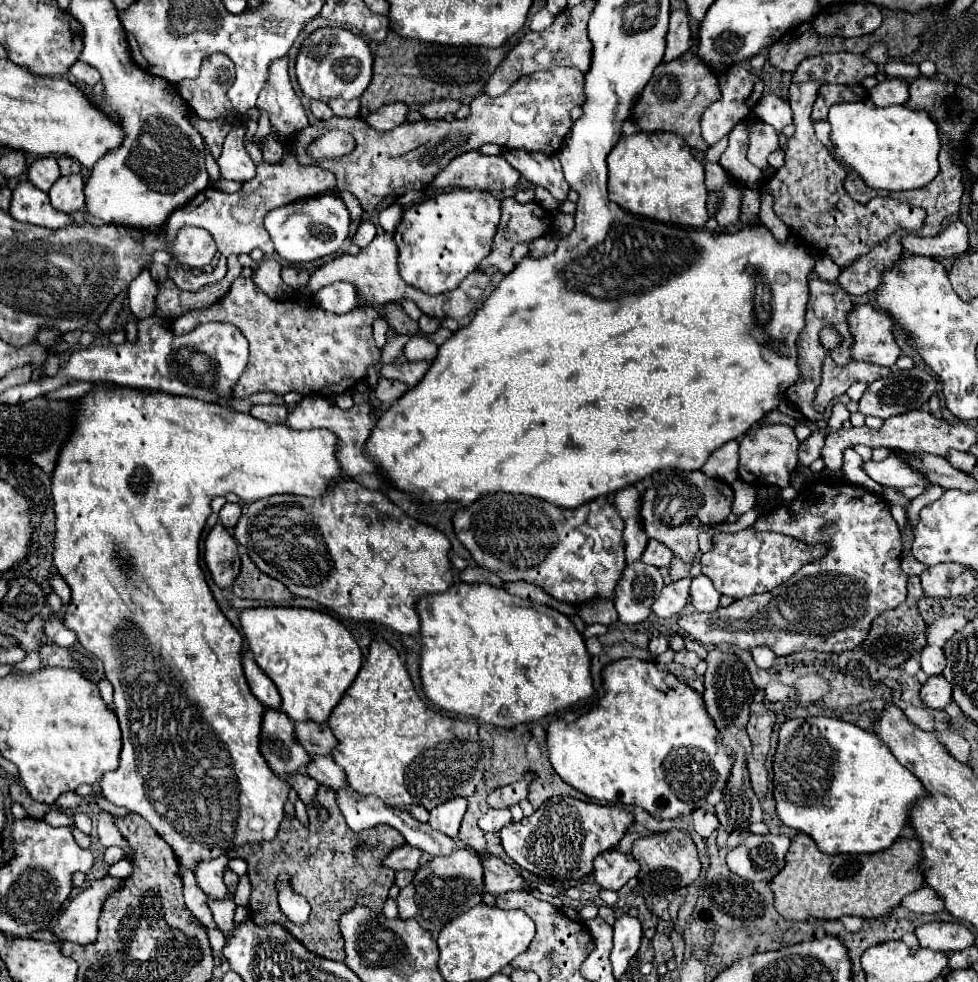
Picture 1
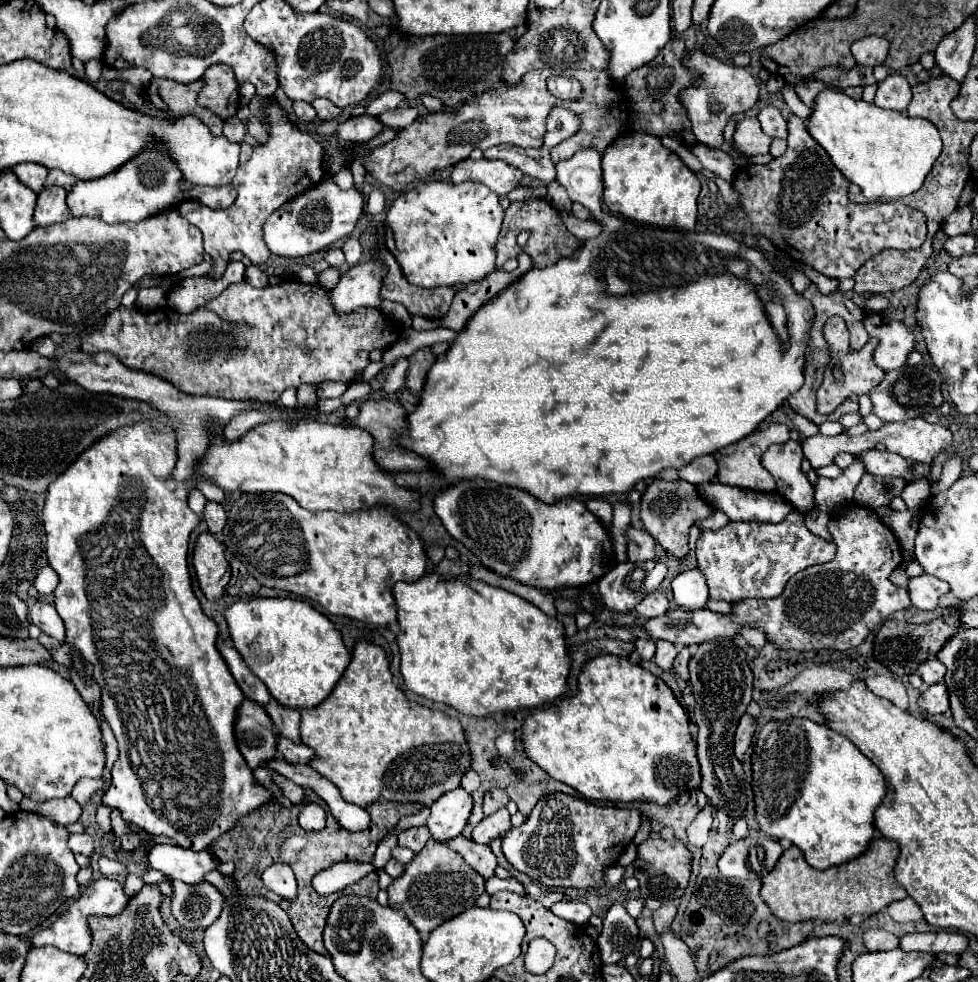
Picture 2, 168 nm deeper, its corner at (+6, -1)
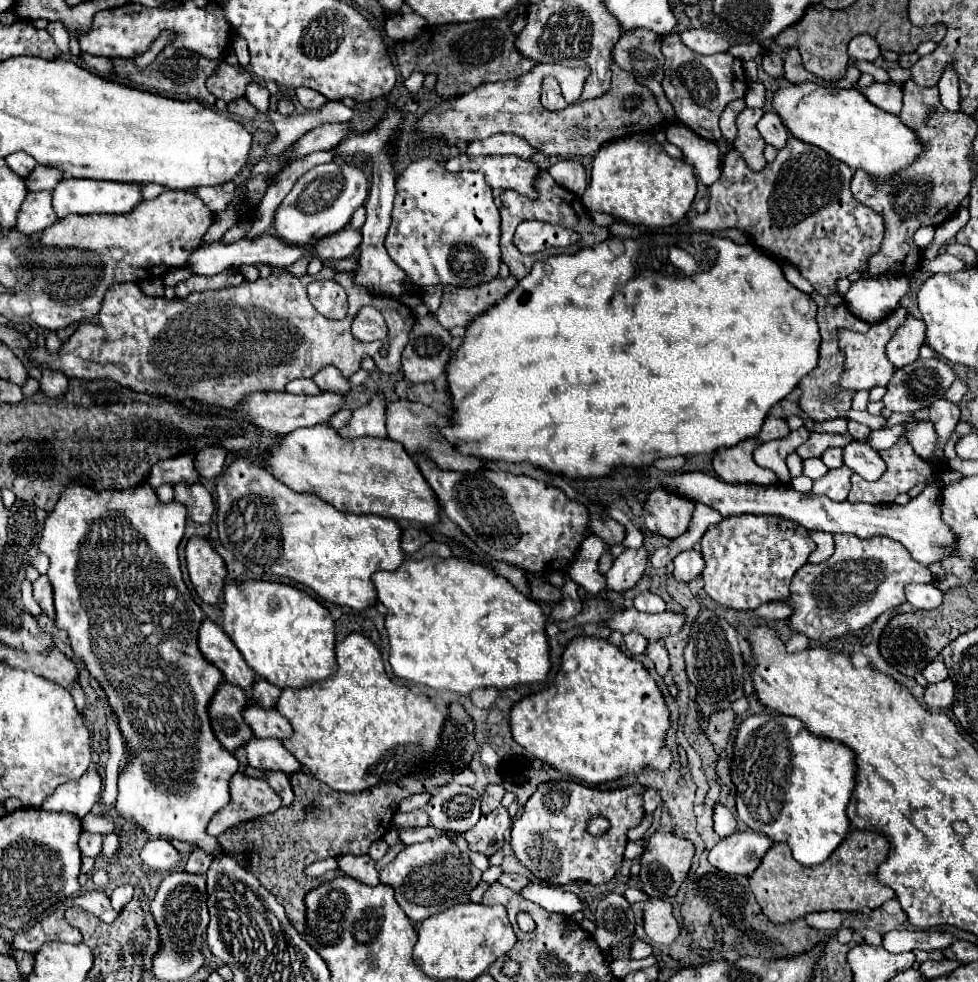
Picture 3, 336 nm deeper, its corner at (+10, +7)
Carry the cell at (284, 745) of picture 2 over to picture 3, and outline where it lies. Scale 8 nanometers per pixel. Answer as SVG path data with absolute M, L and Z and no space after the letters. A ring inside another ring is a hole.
M248 702L244 708L244 720L252 728L256 738L290 738L292 736L292 726L288 718L284 718L276 708L264 710L256 706L254 702Z

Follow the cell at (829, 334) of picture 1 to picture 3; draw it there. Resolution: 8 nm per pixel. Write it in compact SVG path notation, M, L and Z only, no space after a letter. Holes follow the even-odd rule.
M900 306L888 318L884 318L882 322L872 324L866 334L840 330L840 348L846 354L846 370L844 370L842 378L840 378L842 388L870 390L870 388L876 388L876 386L888 386L888 382L892 380L892 374L894 374L894 366L886 358L886 344L896 334L896 330L904 324L906 318L908 318L908 310Z

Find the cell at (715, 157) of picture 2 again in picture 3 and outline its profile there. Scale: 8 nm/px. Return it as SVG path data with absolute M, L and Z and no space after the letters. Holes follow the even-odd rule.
M684 124L666 126L666 140L682 150L684 160L694 166L704 186L716 182L720 176L720 152L716 144L702 140L698 134L692 134L692 130L688 130Z

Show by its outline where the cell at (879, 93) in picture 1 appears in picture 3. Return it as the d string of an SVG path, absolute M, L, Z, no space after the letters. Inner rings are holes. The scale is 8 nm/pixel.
M870 84L866 88L856 86L874 106L890 112L890 114L900 114L902 110L902 88L898 84Z

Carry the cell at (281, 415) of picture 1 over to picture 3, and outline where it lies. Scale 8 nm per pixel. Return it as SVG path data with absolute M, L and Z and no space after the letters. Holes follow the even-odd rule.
M208 446L202 452L198 452L198 456L194 458L196 472L202 478L216 478L224 468L224 458L226 458L226 450L224 448Z

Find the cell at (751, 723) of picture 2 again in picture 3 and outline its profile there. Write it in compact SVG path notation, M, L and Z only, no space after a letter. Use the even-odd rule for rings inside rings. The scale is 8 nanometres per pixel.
M728 708L728 710L718 710L718 712L712 712L708 716L708 720L702 716L698 716L698 728L700 732L706 734L706 738L716 746L716 748L726 748L728 744L728 738L732 736L732 730L734 730L734 712Z

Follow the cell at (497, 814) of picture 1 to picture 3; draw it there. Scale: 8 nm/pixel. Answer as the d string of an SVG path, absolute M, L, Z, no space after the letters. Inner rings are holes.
M498 806L490 814L482 814L478 824L464 834L468 848L472 852L478 852L478 854L484 854L490 858L494 852L498 852L502 848L504 836L510 830L510 824L512 824L512 820L504 806Z

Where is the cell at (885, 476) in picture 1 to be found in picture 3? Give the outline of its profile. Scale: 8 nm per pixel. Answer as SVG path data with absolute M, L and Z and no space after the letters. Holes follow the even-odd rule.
M810 458L810 460L804 460L804 462L802 462L802 466L804 466L802 474L804 474L804 476L808 476L808 478L812 478L812 480L822 478L822 476L826 474L826 470L828 470L820 458Z

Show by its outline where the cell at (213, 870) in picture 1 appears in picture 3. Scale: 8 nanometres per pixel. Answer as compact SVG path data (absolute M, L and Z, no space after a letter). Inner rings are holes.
M164 838L148 840L140 850L140 858L150 870L172 870L180 860L176 848Z

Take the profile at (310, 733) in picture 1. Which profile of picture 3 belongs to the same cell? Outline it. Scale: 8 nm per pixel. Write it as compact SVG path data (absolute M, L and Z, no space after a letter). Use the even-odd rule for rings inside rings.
M260 676L256 678L254 686L250 688L250 698L256 704L260 704L260 708L274 708L278 696L280 696L280 688L274 686L274 684L270 684L270 682L266 682Z

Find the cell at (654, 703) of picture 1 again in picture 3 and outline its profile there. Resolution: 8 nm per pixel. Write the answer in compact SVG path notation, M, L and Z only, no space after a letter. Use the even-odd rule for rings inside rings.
M574 638L562 652L562 666L552 684L512 706L510 728L512 738L530 754L590 786L634 774L646 766L666 770L672 762L672 754L664 746L670 714L662 692L640 662L628 658L618 646L602 638Z

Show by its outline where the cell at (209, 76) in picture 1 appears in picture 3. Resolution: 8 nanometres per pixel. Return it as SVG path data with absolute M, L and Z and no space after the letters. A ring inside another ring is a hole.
M222 64L220 70L208 78L206 86L208 90L222 100L234 100L246 94L246 86L252 82L252 72L250 68L242 68L242 66L230 66L230 64Z

